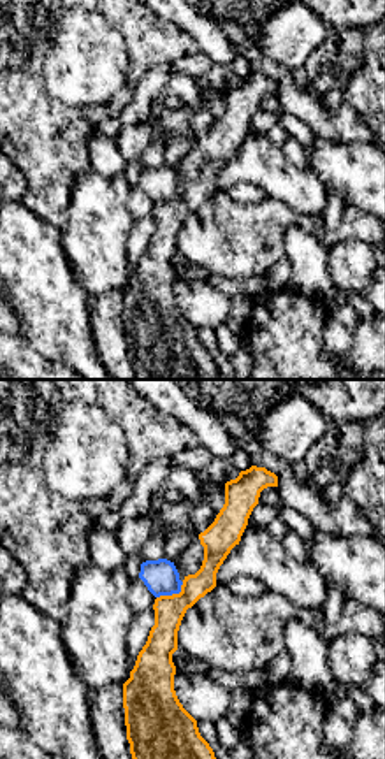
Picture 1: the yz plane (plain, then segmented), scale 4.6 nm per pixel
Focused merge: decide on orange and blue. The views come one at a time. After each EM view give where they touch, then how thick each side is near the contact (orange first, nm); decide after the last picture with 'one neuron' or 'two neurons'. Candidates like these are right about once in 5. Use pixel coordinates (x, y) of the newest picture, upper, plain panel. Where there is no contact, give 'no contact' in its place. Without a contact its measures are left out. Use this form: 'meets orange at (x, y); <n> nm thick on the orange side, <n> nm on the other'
meets orange at (173, 201); 140 nm thick on the orange side, 160 nm on the other

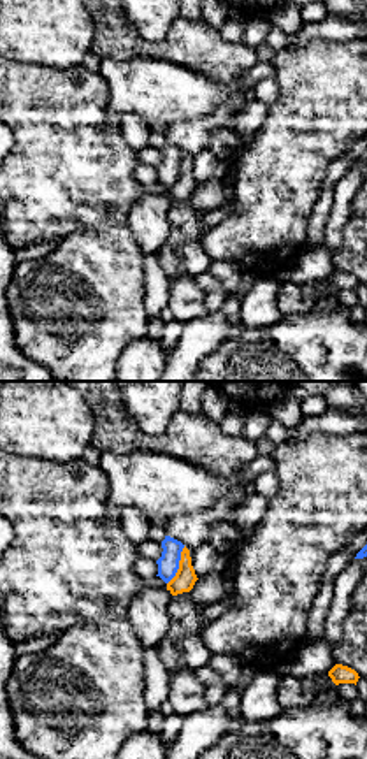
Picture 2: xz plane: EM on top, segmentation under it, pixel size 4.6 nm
meets orange at (179, 173); 100 nm thick on the orange side, 100 nm on the other

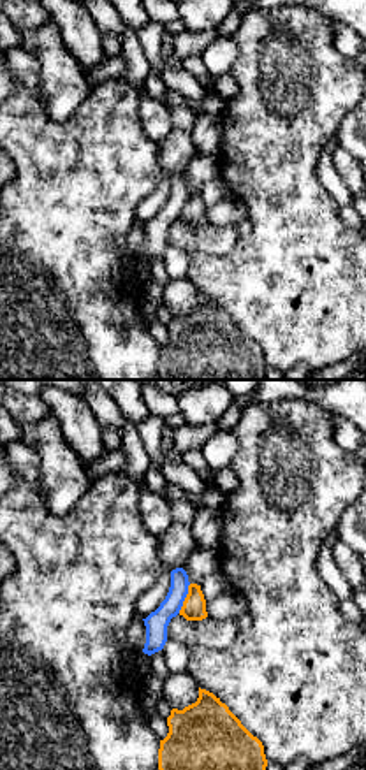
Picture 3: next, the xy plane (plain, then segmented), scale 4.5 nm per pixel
meets orange at (185, 204); 110 nm thick on the orange side, 100 nm on the other

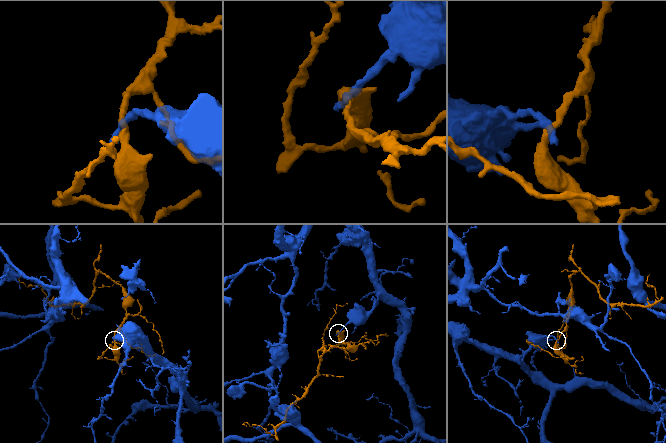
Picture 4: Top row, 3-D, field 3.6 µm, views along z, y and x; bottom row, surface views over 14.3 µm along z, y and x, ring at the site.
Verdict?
two neurons

